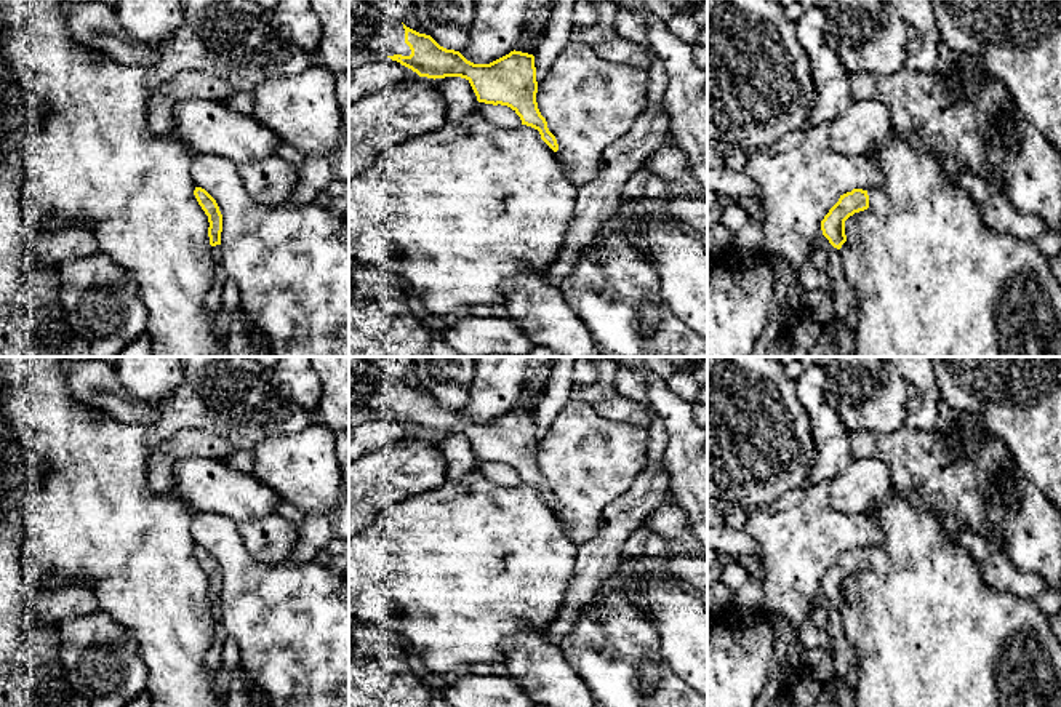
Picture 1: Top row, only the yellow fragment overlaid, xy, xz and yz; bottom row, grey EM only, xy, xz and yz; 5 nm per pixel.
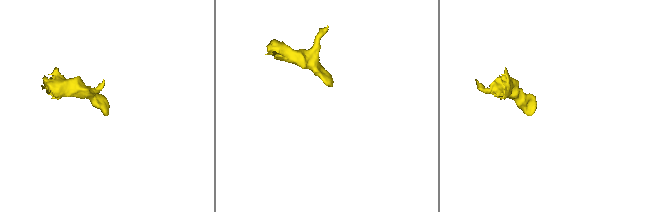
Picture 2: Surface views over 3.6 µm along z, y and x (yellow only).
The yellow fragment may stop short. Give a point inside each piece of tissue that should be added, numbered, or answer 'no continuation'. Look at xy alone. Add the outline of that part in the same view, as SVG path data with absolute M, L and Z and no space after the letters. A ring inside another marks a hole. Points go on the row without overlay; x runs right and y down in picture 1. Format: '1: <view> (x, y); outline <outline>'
no continuation

